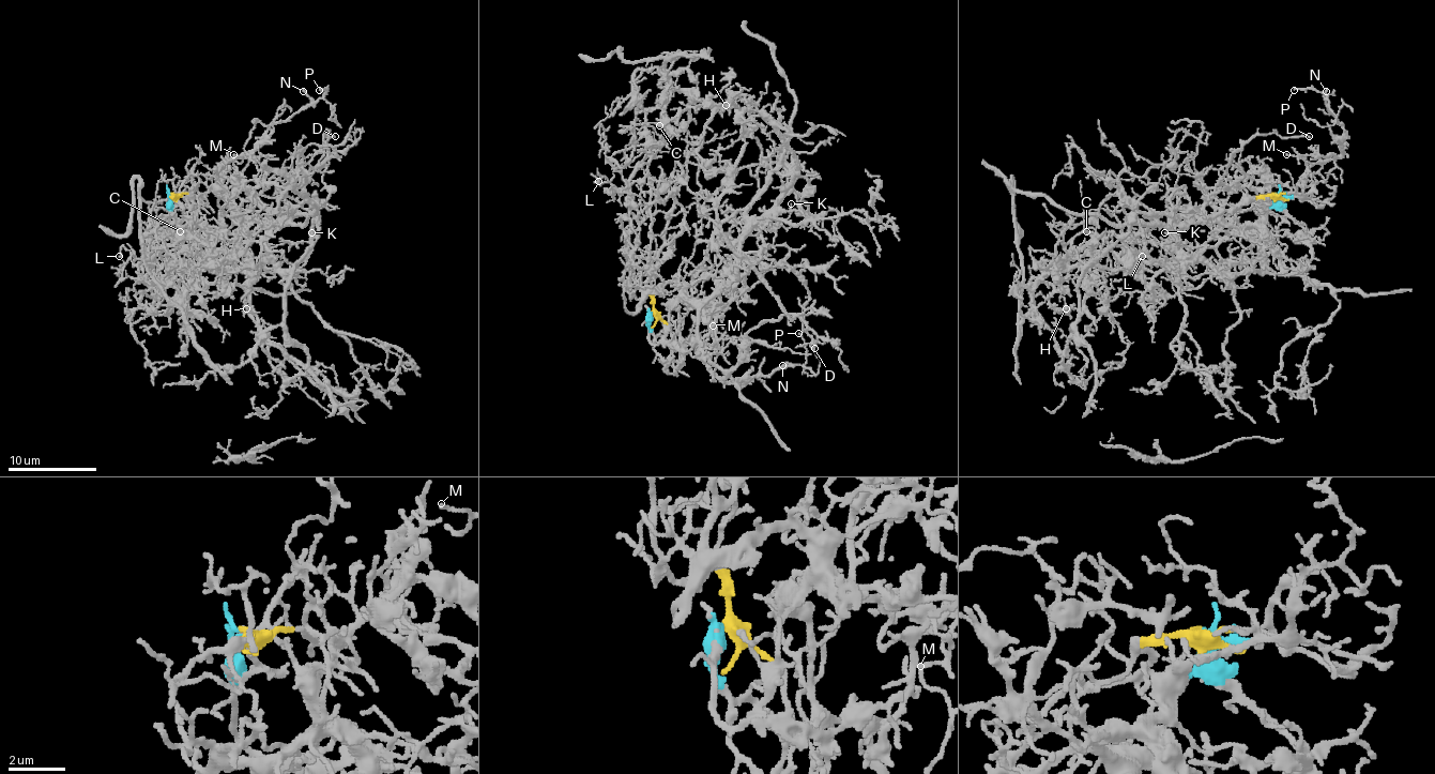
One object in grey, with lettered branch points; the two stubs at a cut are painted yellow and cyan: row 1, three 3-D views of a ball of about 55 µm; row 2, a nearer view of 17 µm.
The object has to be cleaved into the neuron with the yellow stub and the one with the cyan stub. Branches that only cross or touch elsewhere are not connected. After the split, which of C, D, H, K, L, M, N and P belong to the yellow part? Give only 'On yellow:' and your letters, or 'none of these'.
On yellow: C, H, L

